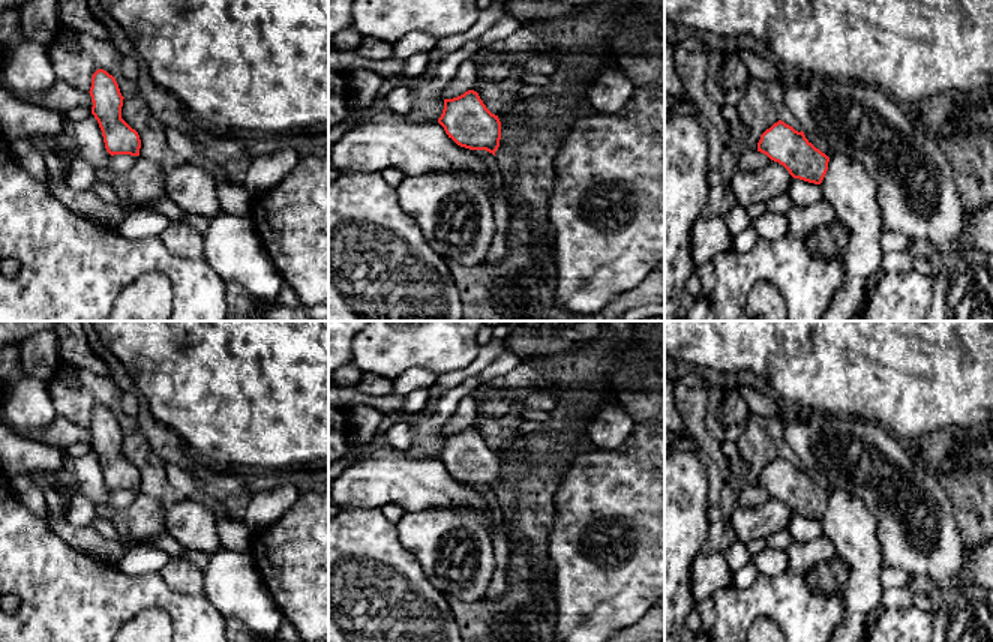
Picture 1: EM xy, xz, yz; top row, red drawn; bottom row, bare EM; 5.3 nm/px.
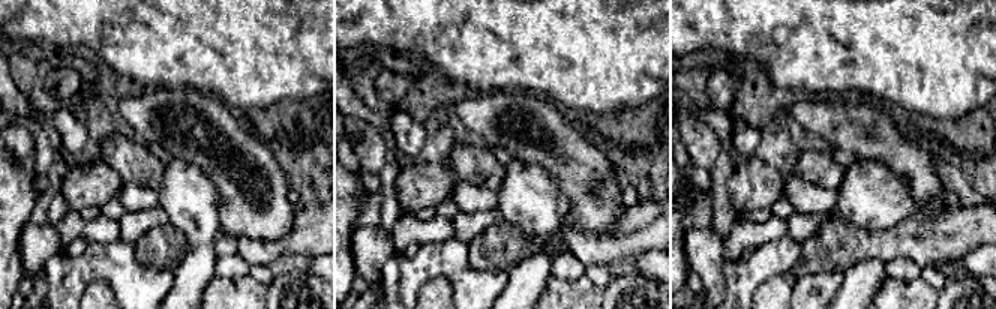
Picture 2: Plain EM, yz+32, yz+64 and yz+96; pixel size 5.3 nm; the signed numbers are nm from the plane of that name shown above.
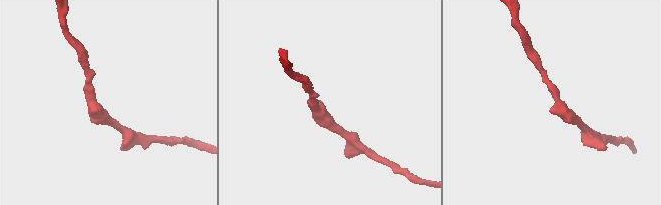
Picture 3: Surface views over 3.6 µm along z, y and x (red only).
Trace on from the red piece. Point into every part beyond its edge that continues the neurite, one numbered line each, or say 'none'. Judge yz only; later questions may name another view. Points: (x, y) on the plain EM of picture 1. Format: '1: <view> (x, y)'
none

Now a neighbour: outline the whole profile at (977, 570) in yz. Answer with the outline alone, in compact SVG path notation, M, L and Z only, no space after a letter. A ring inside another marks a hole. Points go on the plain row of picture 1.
M993 536L978 549L964 546L964 562L960 582L968 586L993 590Z

